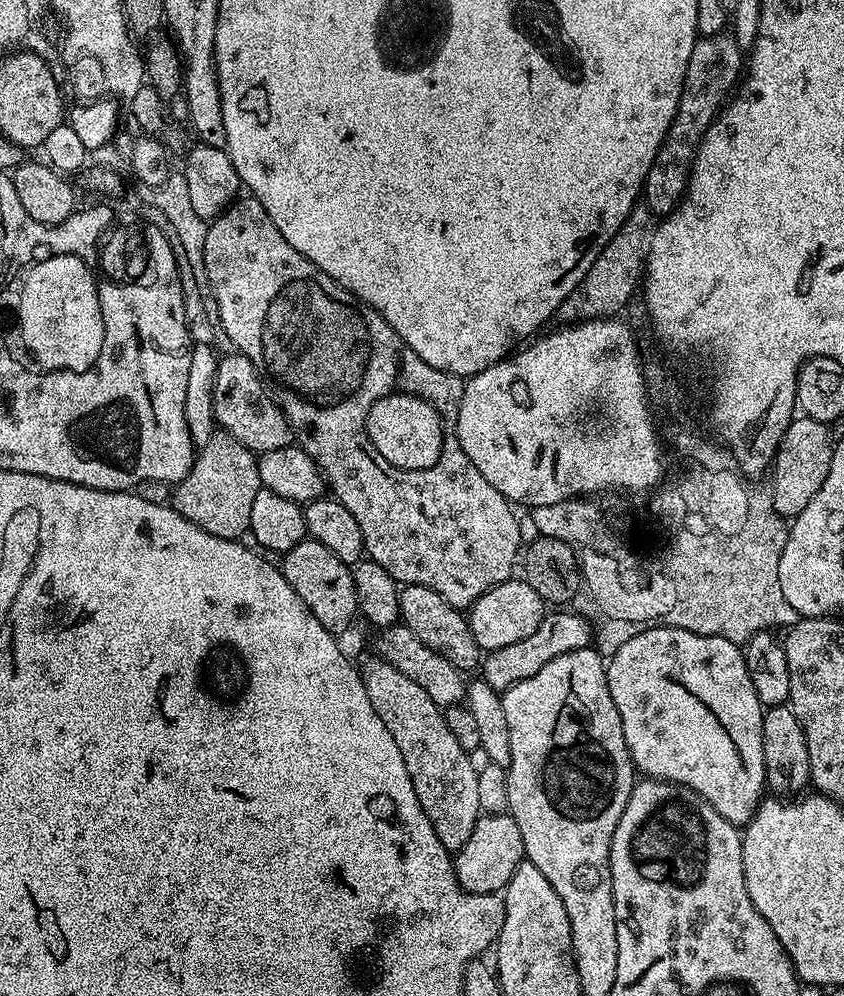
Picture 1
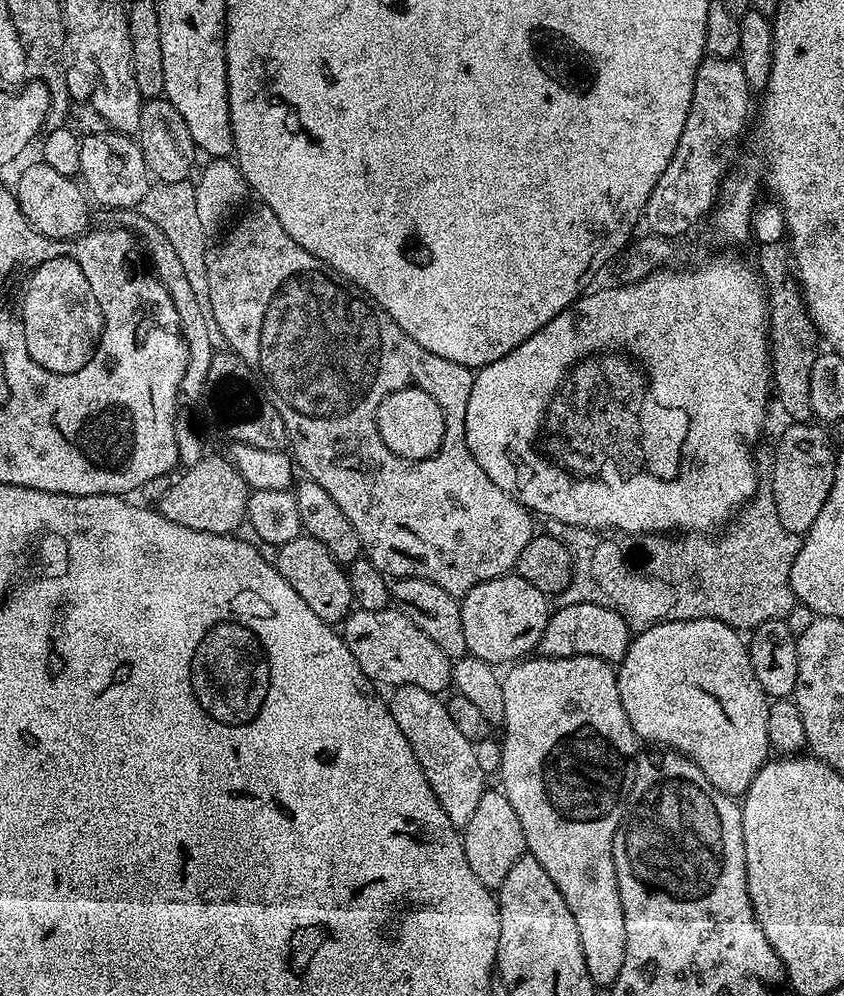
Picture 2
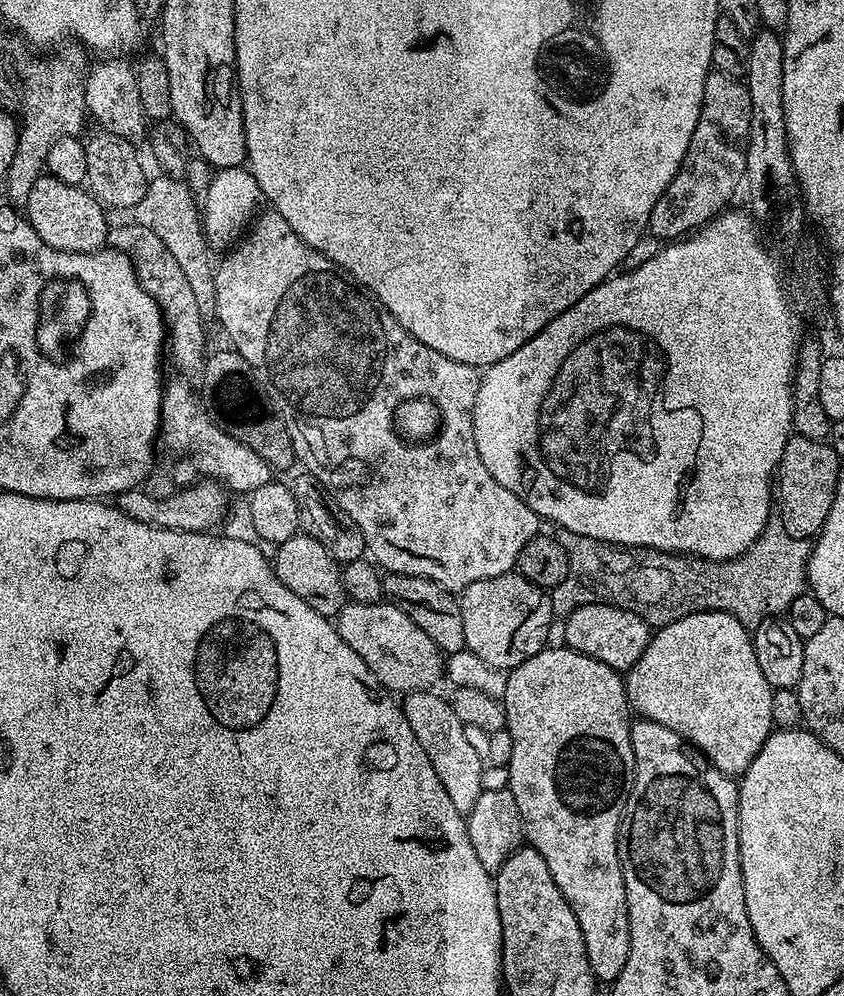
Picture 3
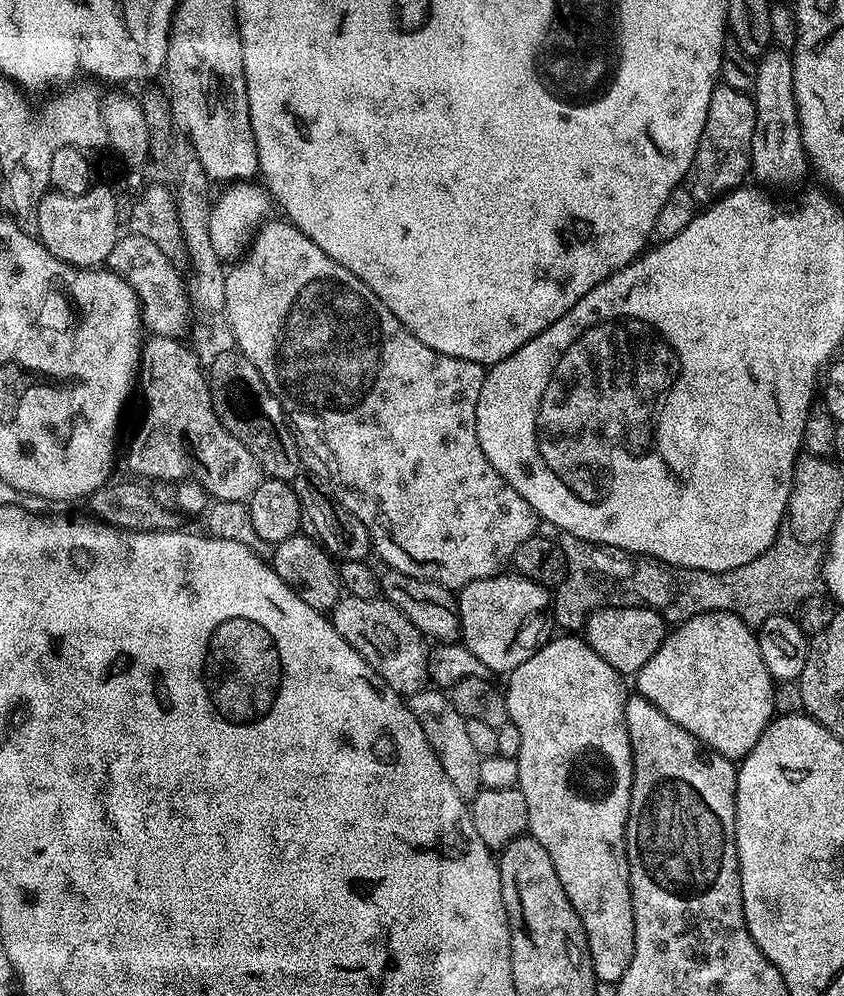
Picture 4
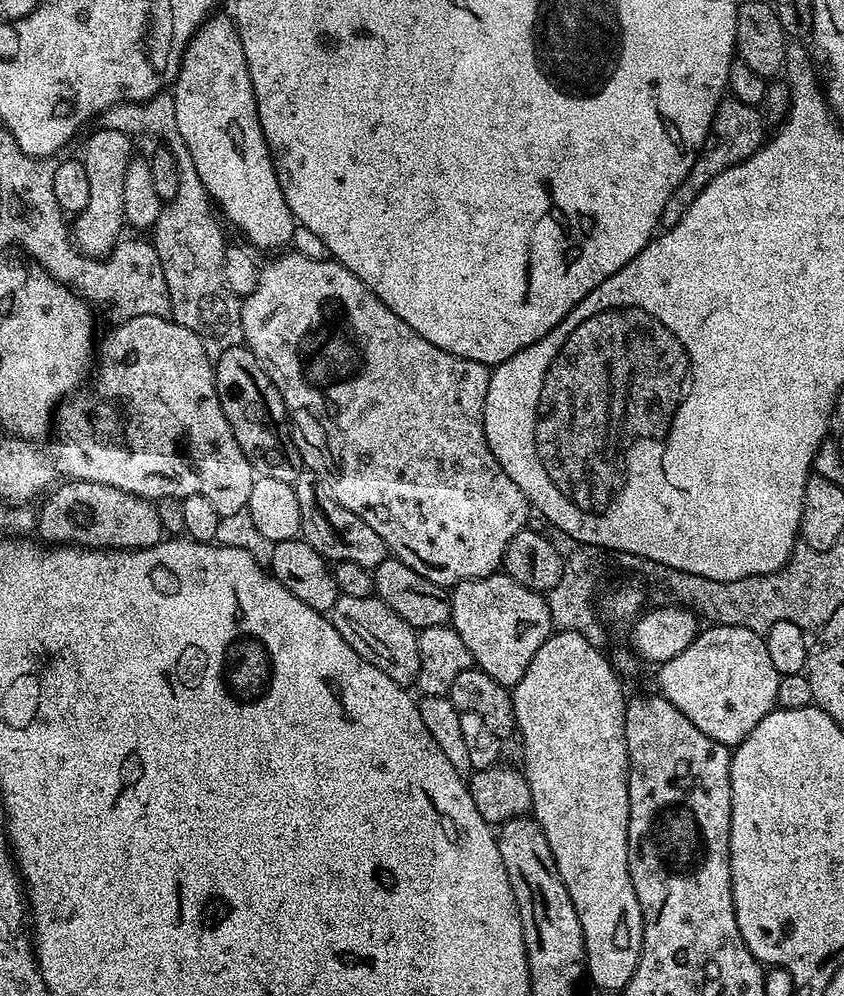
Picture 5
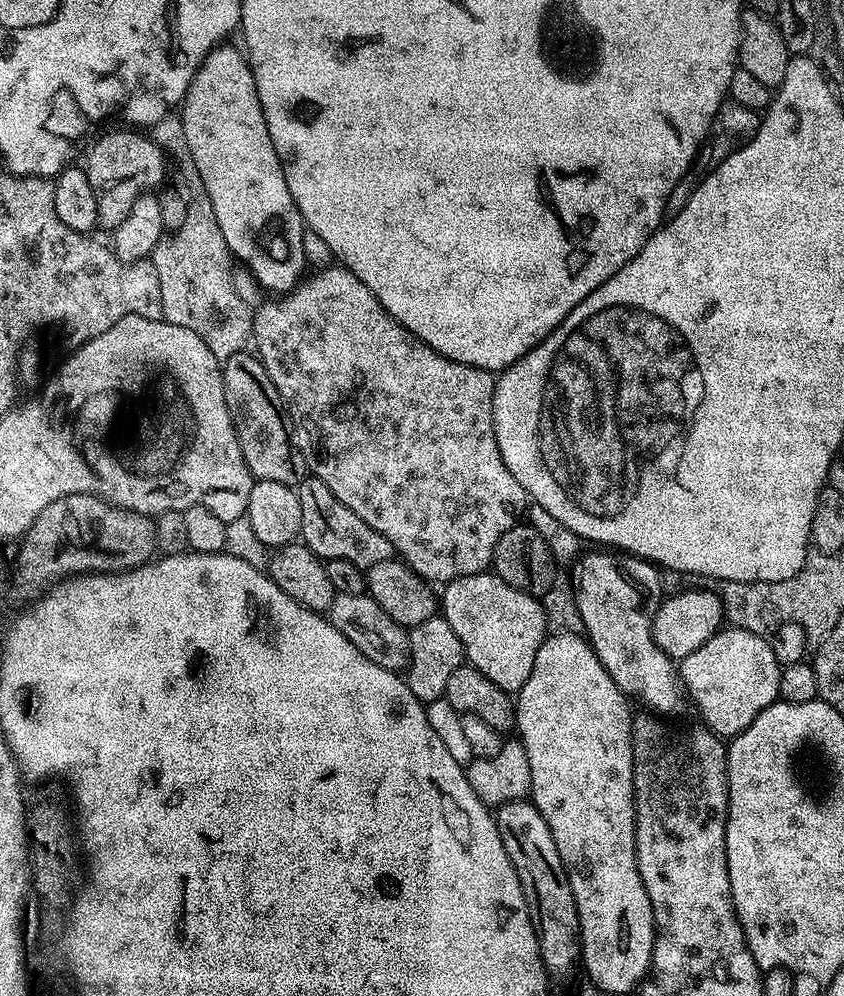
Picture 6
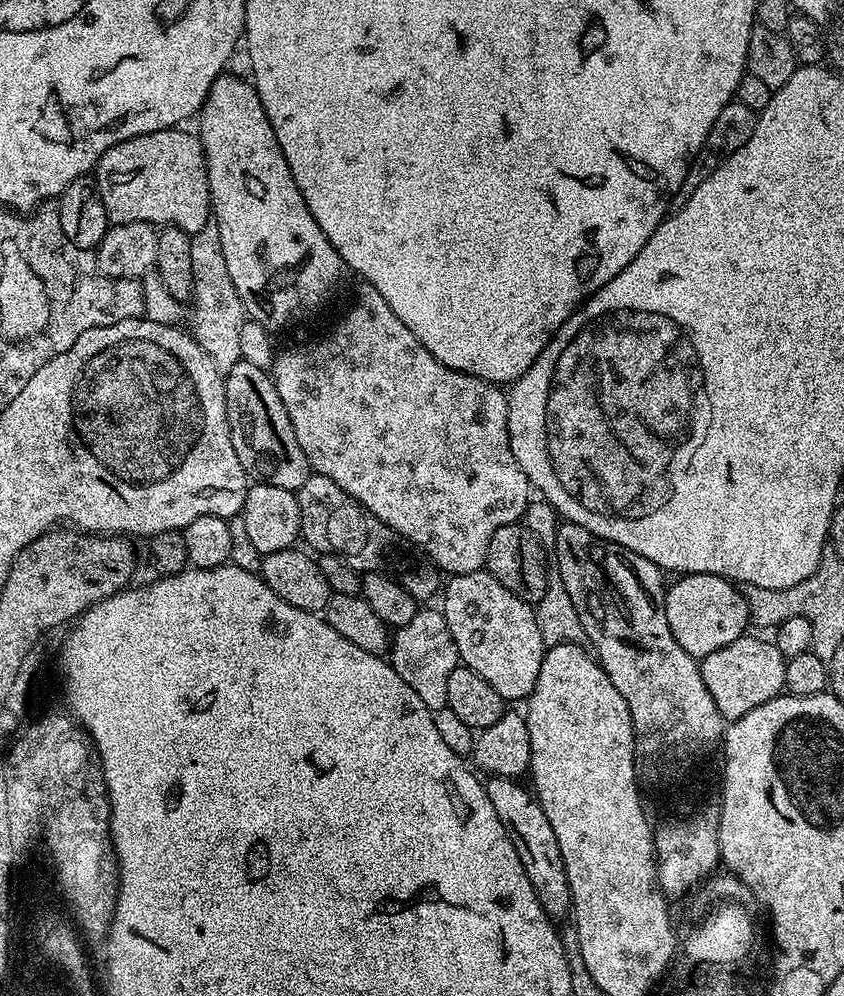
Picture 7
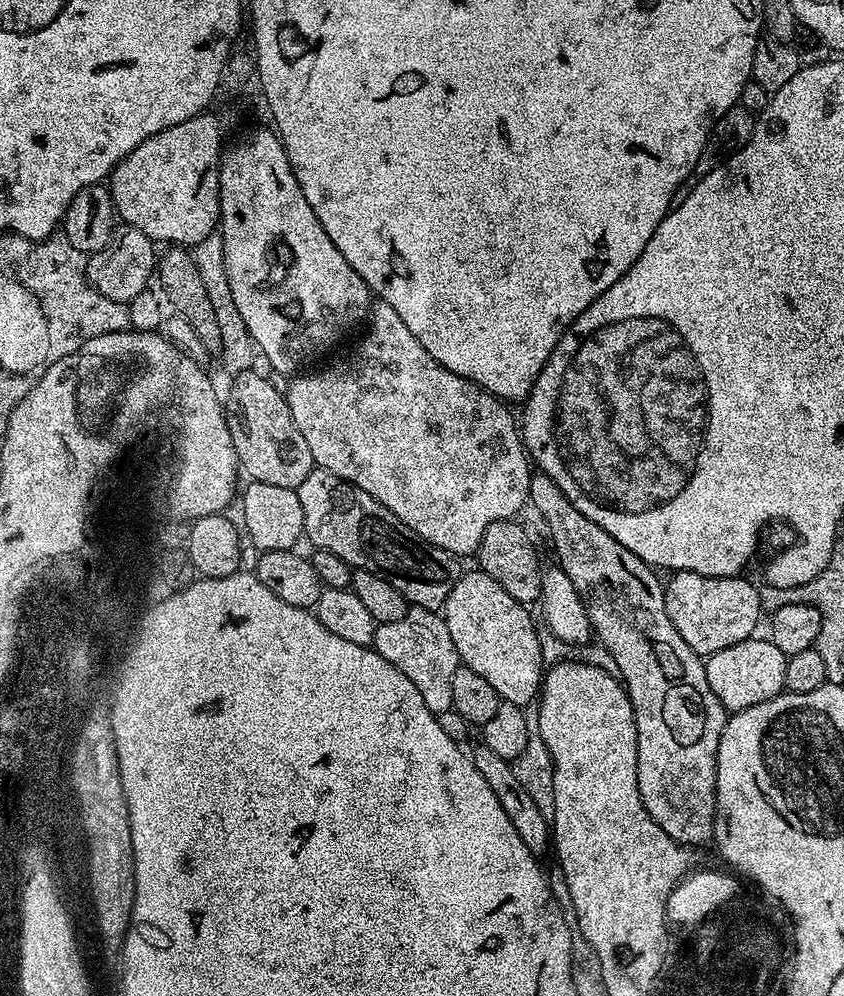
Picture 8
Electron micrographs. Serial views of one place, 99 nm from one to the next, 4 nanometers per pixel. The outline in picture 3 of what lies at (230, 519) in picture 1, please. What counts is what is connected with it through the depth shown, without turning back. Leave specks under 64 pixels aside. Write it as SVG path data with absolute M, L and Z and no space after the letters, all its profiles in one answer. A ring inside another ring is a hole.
M211 478L197 479L189 488L181 488L170 498L155 500L143 490L121 492L115 497L115 507L143 524L153 524L155 528L165 528L175 532L208 532L216 530L225 522L230 505L230 493L222 484Z

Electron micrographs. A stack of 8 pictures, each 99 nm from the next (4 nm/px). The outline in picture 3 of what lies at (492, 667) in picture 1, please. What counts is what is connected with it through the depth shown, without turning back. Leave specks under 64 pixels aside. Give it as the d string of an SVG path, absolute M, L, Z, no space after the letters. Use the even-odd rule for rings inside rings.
M587 604L576 608L567 616L563 624L563 643L567 647L574 649L578 654L586 654L621 674L627 673L628 669L634 666L634 662L638 662L638 658L642 658L650 639L650 625L641 616L630 610L622 610L618 606L610 606L609 604Z

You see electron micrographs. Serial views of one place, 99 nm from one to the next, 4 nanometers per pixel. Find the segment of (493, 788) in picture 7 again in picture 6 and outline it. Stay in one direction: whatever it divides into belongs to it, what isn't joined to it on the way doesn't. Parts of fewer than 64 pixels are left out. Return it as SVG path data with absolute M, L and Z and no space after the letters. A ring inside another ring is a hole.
M528 798L499 805L494 815L498 834L502 834L502 846L506 846L506 854L510 854L510 862L514 862L514 870L518 870L518 882L522 882L522 890L526 894L532 925L536 928L536 937L540 940L540 953L544 964L549 973L564 972L575 960L577 963L580 956L580 923L568 875L562 866L562 858L558 858L558 846L554 846L554 834L550 834L550 826L546 826L546 818L542 818L542 814Z

